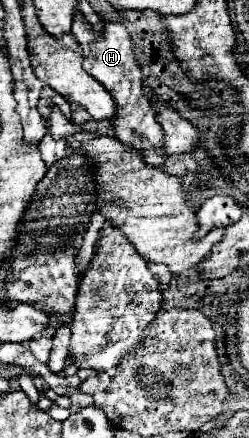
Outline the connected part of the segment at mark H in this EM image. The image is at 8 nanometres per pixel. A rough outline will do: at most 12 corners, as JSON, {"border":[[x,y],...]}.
{"border":[[75,17],[83,69],[107,87],[115,139],[153,167],[167,155],[123,23]]}

